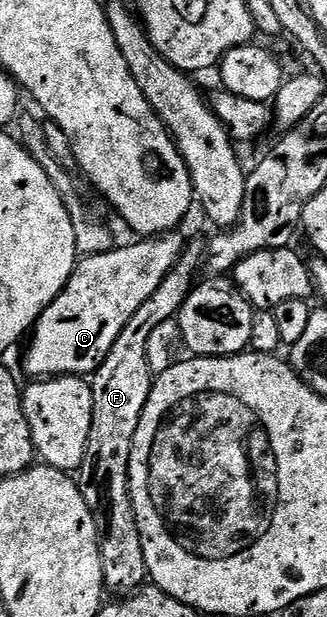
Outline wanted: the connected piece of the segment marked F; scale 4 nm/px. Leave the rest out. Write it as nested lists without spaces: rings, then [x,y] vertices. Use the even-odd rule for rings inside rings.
[[[189,240],[176,265],[162,279],[158,291],[134,311],[130,323],[122,327],[122,335],[114,339],[110,355],[91,374],[90,384],[94,411],[90,423],[90,439],[86,443],[86,455],[78,470],[78,484],[90,515],[94,515],[94,527],[100,540],[104,588],[109,594],[123,599],[140,592],[149,580],[146,555],[142,555],[142,539],[130,495],[130,451],[134,447],[134,435],[138,435],[138,423],[142,423],[142,411],[150,399],[154,375],[146,359],[146,343],[158,323],[173,320],[179,314],[184,301],[197,284],[201,272],[206,245],[202,240]]]

